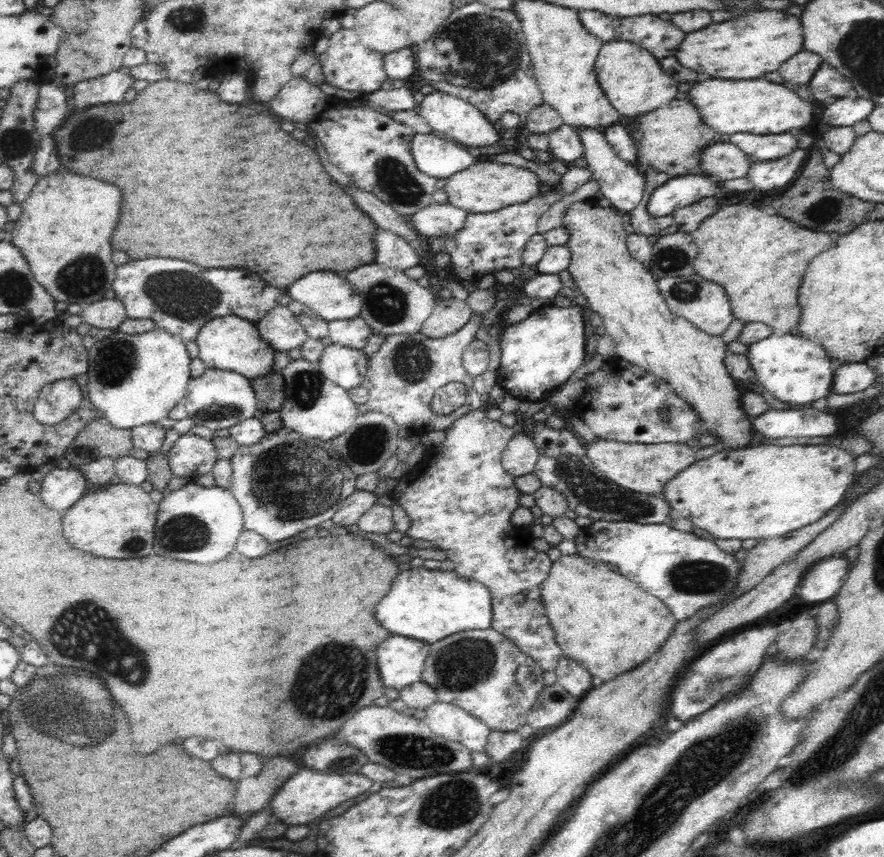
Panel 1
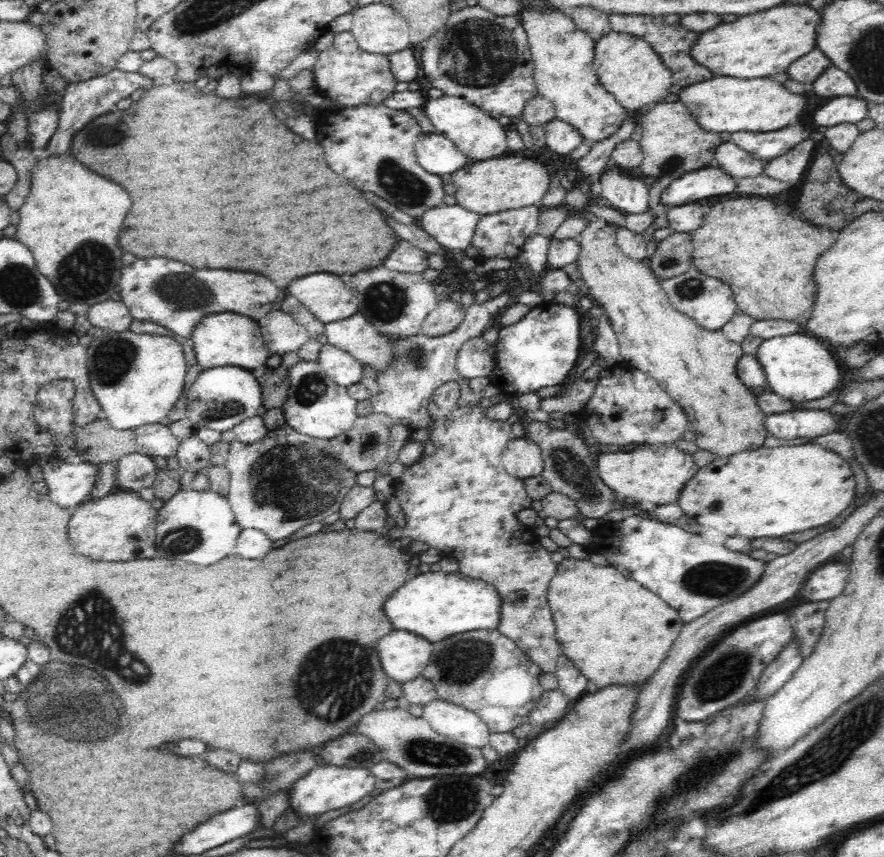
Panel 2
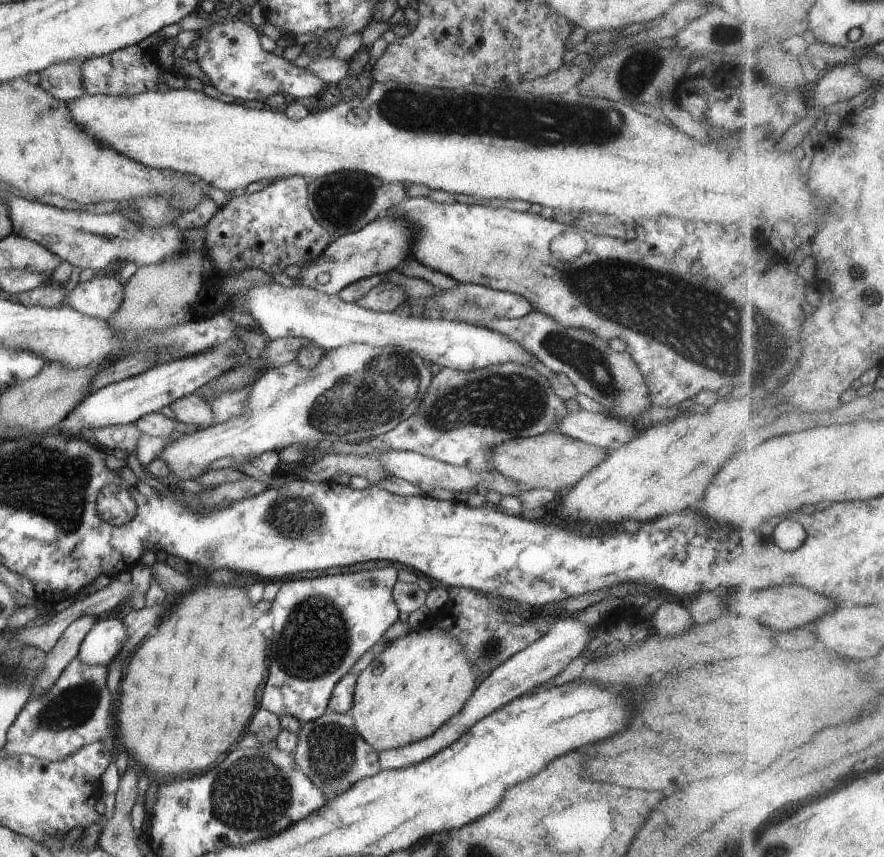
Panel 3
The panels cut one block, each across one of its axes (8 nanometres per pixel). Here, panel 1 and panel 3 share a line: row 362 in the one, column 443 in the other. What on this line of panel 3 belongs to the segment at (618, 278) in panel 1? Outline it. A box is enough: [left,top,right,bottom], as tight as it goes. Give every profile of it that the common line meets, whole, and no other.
[348,629,481,752]

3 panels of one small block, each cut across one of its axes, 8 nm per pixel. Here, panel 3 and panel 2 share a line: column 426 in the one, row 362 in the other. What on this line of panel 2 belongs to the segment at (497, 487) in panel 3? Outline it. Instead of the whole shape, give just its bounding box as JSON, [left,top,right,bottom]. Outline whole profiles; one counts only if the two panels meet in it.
[456,336,495,379]

